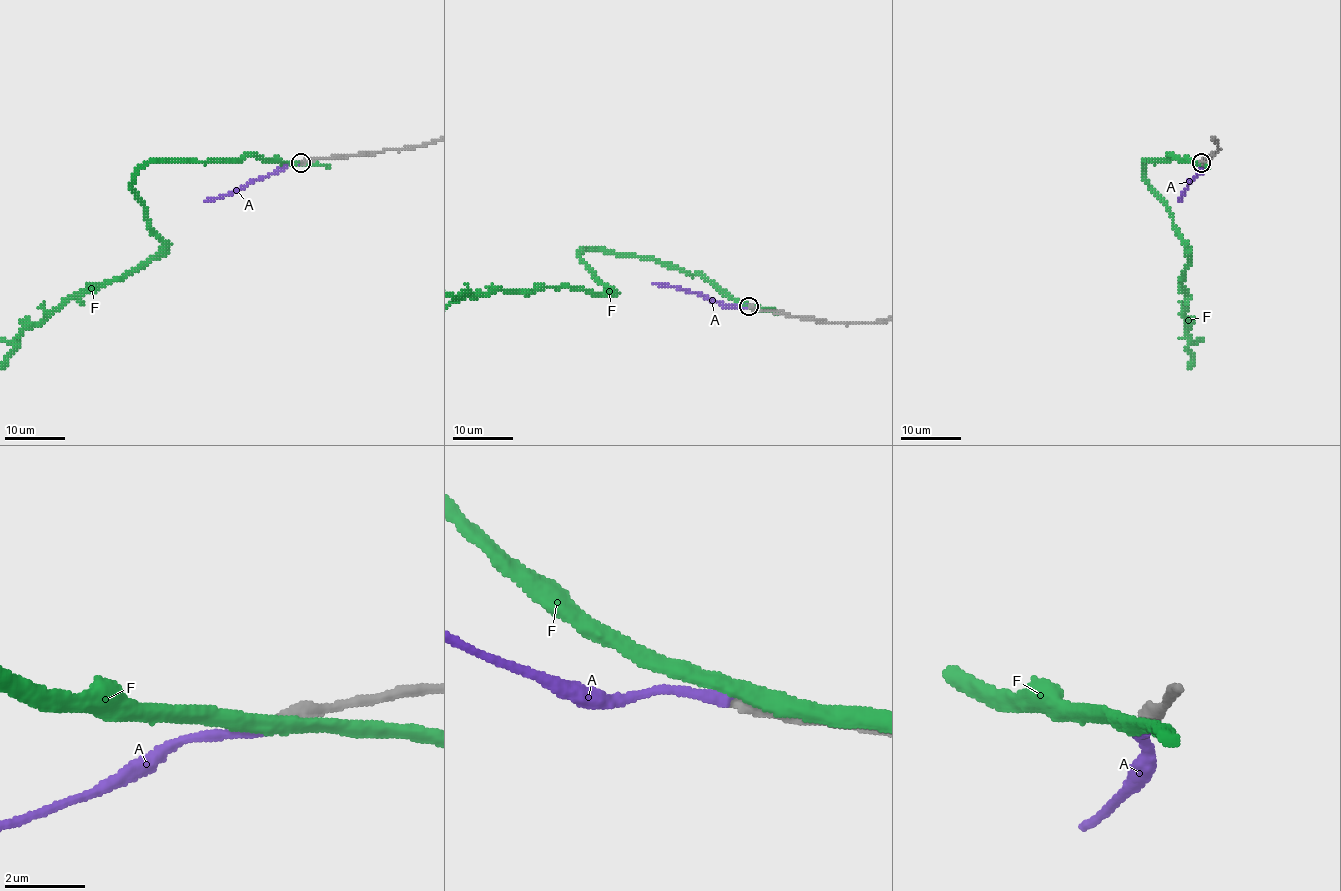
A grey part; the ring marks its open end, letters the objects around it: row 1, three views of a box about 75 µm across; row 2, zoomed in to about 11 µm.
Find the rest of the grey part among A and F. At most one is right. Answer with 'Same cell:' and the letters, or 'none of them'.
Same cell: A

